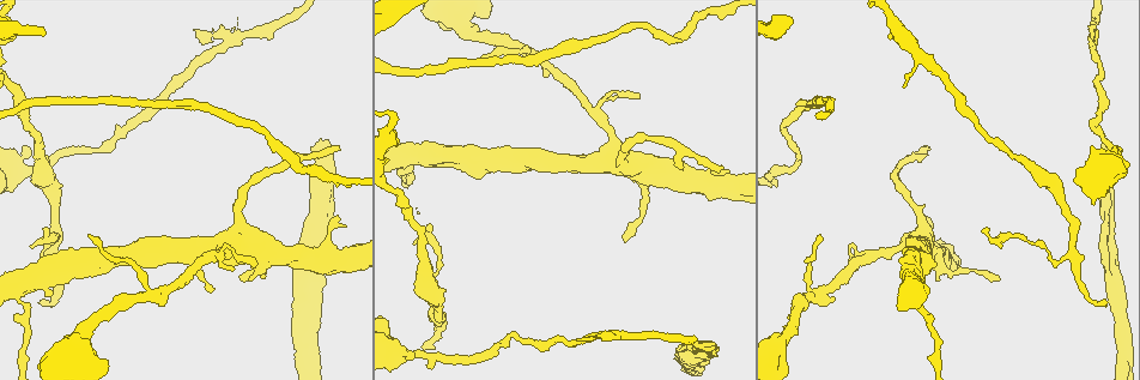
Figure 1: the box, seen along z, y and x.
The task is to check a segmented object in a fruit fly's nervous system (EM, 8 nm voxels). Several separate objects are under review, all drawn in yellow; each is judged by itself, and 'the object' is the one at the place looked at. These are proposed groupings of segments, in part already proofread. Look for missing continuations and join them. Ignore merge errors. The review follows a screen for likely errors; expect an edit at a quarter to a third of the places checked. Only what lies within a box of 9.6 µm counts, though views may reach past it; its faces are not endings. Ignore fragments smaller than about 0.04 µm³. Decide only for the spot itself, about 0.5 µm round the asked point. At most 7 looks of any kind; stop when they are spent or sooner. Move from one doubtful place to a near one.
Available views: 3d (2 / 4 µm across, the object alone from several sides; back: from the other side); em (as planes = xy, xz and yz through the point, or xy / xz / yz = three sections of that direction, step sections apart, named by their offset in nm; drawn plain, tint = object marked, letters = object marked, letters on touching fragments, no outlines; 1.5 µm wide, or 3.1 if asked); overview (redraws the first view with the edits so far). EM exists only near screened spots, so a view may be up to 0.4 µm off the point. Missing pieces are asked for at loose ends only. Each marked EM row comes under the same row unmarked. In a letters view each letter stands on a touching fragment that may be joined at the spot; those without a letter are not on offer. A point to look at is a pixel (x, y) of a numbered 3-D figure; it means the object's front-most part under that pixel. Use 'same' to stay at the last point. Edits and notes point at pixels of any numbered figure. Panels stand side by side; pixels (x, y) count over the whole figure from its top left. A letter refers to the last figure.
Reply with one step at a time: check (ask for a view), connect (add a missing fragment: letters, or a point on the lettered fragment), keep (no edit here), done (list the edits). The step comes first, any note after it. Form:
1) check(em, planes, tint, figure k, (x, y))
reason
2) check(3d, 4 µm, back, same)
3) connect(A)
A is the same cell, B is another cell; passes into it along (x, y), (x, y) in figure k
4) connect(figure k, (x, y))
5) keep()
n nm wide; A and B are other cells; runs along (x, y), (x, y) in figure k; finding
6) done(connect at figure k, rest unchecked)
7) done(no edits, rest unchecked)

check(em, planes, letters, figure 1, (704, 350))
free end

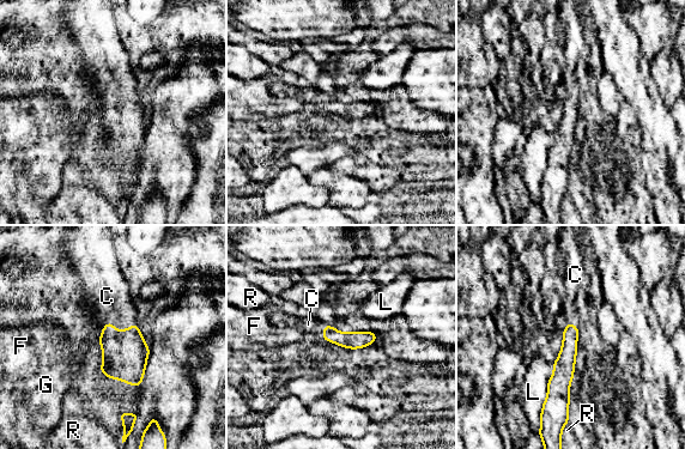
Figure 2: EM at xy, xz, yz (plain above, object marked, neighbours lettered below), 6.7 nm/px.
connect(C)
L touches over 360 nm; C is the same cell, F, G, L and R are other cells; passes into it along (352, 340), (323, 331), (308, 325) in figure 2; the neuron continues

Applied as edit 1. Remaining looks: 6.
check(overview)

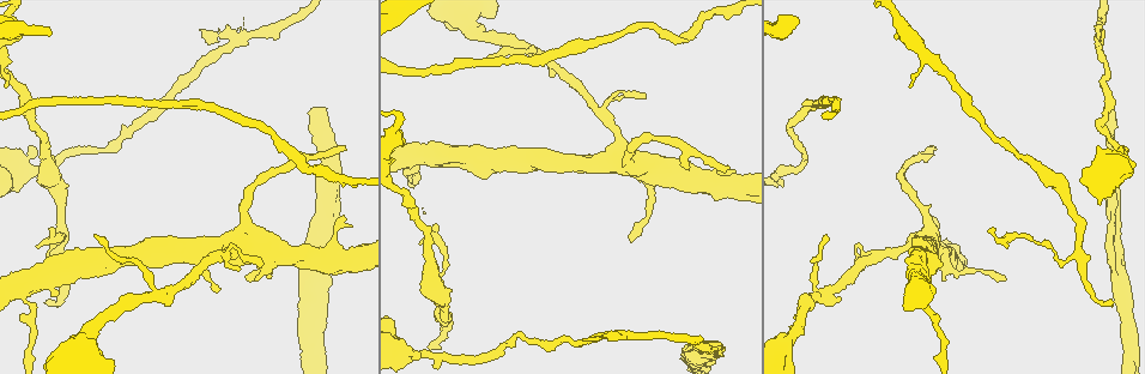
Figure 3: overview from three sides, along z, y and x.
check(em, planes, letters, figure 3, (933, 147))
branch stops here

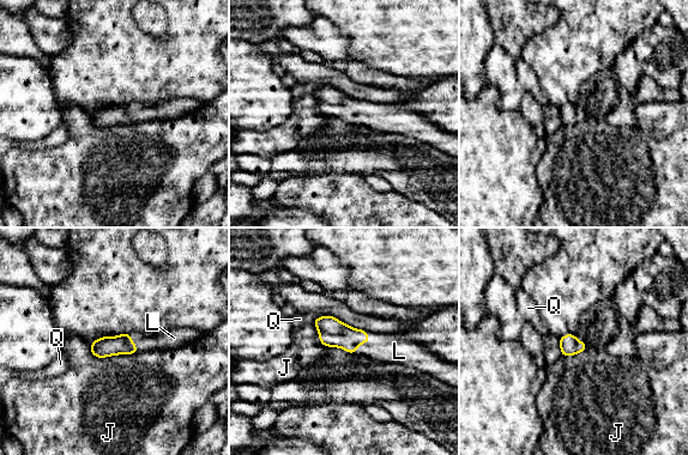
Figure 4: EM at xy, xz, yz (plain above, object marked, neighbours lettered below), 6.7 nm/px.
connect(L)
L is the same cell, J and Q are other cells; passes into it along (332, 332), (358, 345), (394, 351) in figure 4; it goes on there

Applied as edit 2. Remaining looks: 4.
check(overview)
see it whole again

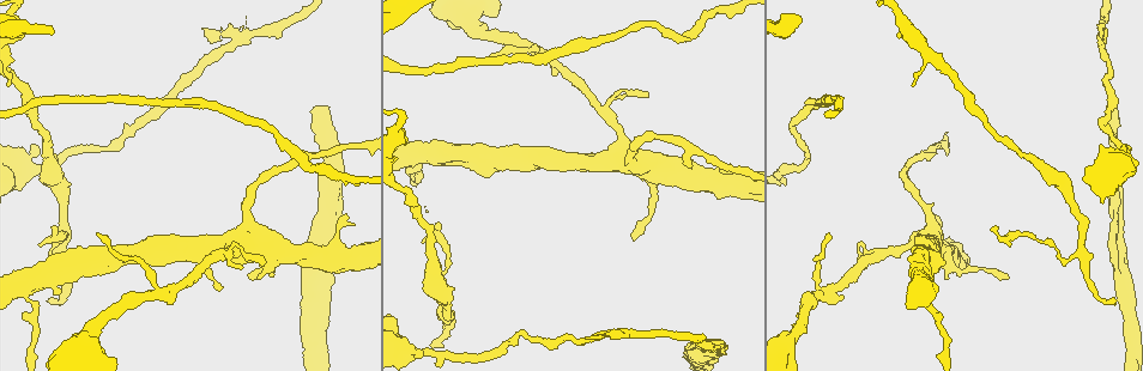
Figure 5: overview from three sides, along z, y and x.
check(em, xy, step 4, letters, figure 5, (433, 346))

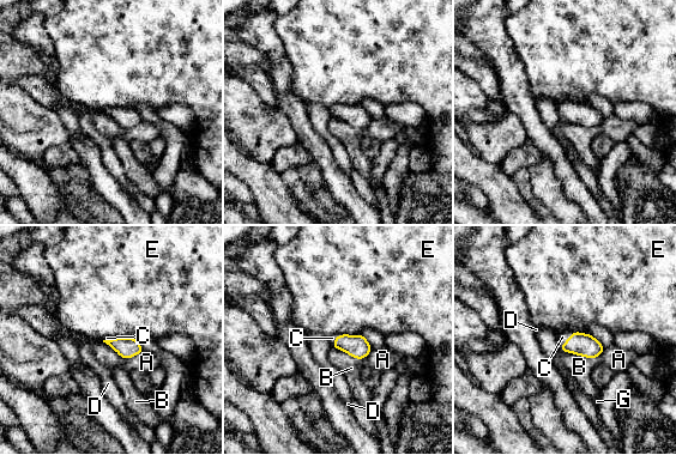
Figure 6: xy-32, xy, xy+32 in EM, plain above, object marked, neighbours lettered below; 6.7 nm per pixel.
check(em, planes, letters, same)
cut it another way

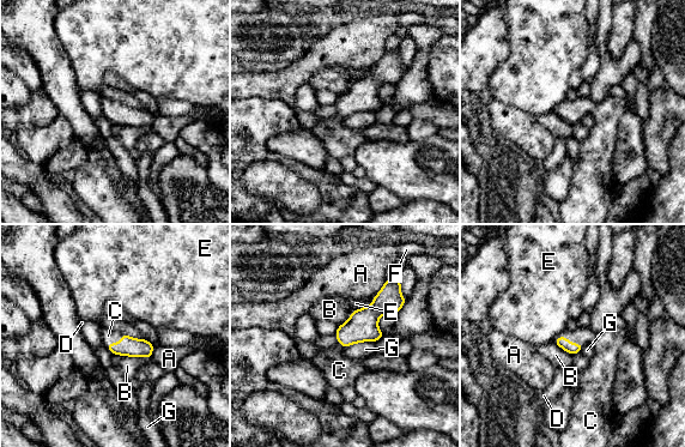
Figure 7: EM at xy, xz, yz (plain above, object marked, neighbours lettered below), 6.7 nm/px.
connect(C)
B touches over 260 nm; C is the same cell, A, B, D, E, F and G are other cells; passes into it along (562, 342), (569, 342), (606, 344) in figure 7; it goes on there

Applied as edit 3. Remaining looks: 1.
done(connect at figure 2, connect at figure 4, connect at figure 7, rest unchecked)

